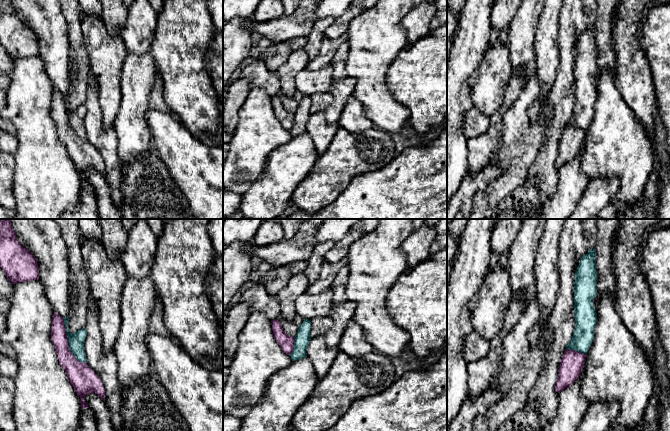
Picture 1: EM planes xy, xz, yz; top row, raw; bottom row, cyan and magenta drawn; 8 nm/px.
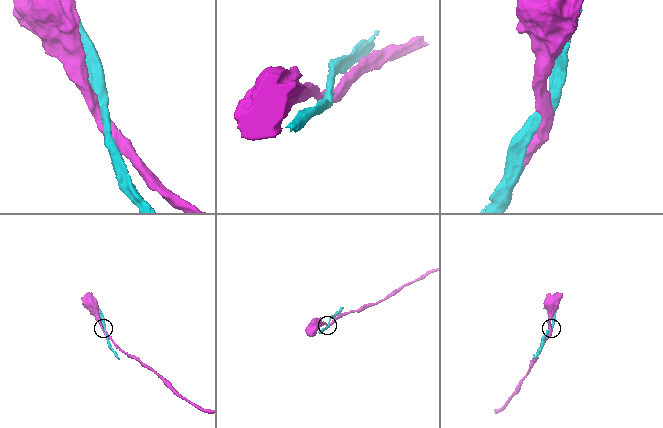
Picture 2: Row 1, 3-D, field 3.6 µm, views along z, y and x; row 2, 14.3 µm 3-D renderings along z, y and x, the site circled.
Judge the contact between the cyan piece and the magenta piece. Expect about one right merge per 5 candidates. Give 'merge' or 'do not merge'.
do not merge

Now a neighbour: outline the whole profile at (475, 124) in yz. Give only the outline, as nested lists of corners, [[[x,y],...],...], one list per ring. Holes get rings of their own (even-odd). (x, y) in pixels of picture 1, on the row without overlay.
[[[473,107],[466,113],[463,120],[464,134],[470,138],[483,135],[490,128],[490,117],[480,113],[480,111]]]

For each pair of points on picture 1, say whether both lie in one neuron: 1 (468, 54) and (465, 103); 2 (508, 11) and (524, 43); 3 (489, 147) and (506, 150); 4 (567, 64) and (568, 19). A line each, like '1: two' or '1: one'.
1: one
2: two
3: two
4: one

